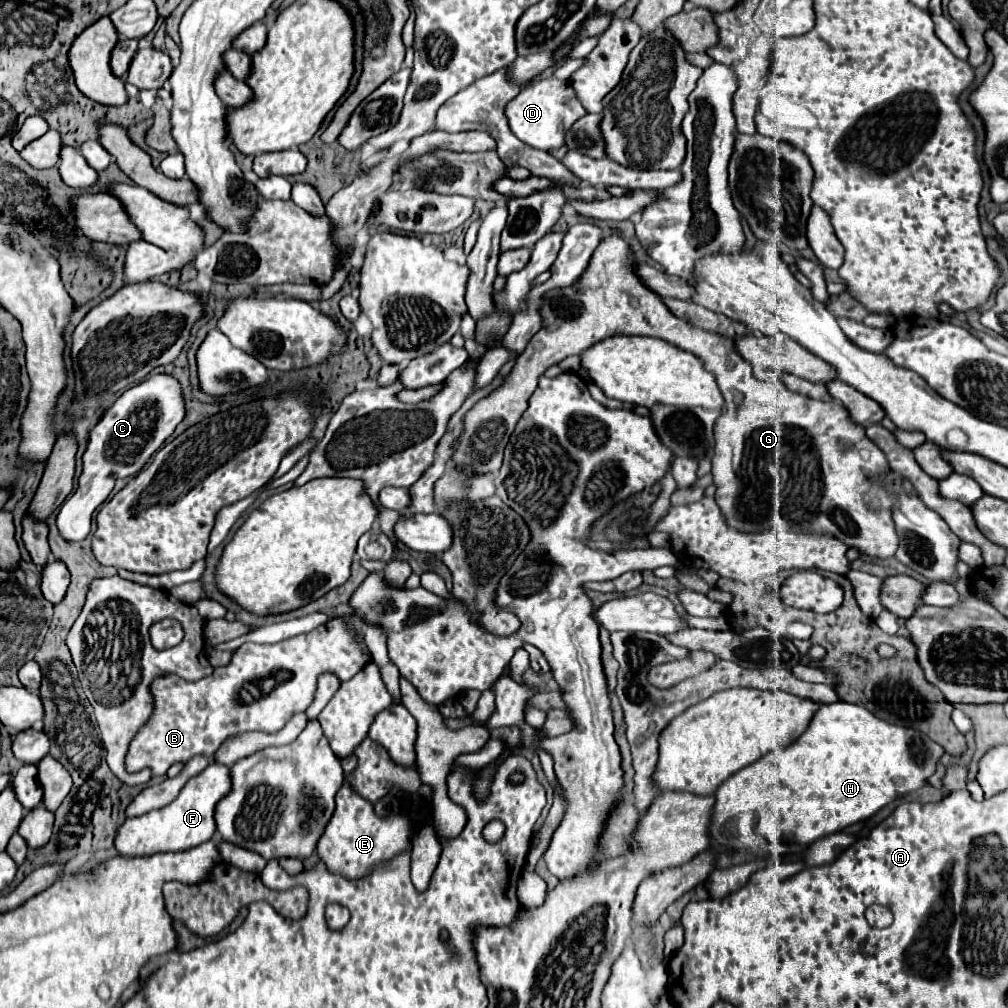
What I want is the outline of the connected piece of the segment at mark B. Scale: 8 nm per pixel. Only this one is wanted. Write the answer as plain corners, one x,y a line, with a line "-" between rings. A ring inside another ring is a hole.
343,614
307,634
275,644
245,642
227,666
215,668
211,676
199,682
187,682
177,676
157,678
151,686
155,712
129,746
127,770
151,768
153,776
161,776
171,764
187,762
197,754
213,758
215,750
231,734
249,730
277,732
295,714
305,712
313,704
321,674
329,672
339,680
351,680
369,662
371,654
365,644
363,620
355,614
-
267,678
271,678
271,692
263,694
259,682

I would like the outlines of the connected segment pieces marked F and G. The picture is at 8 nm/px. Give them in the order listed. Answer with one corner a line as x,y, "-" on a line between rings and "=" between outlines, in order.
209,764
201,774
193,776
179,792
179,796
159,808
151,810
139,818
127,818
119,832
115,834
115,848
123,856
145,856
155,852
179,852
195,848
205,840
211,840
215,834
213,810
215,804
231,790
229,768
221,764
=
613,232
607,240
599,244
595,250
587,270
579,278
579,284
571,288
553,288
551,292
543,294
539,314
543,316
543,328
539,334
531,338
525,352
517,358
513,372
507,376
505,384
491,392
487,398
479,400
465,416
463,426
465,434
459,440
459,448
453,456
453,466
475,470
475,472
497,472
503,458
503,448
515,430
519,416
527,410
527,400
531,398
533,390
537,388
537,378
553,364
559,364
563,358
581,354
589,346
605,340
613,334
639,334
639,336
653,336
675,344
681,350
693,352
705,362
705,368
717,376
719,388
725,396
727,410
715,424
715,456
713,456
713,484
717,488
715,502
719,504
727,526
739,532
749,532
753,528
753,518
759,518
759,498
767,498
775,504
775,510
793,526
797,532
807,534
831,534
843,540
849,548
857,548
861,554
871,558
891,558
897,550
899,538
895,534
895,526
891,520
891,504
893,498
873,482
873,476
885,472
889,468
885,454
865,436
865,428
853,424
845,406
837,400
819,402
809,396
795,394
783,386
783,382
759,382
751,374
751,364
747,364
733,346
731,338
721,334
711,334
707,330
695,328
685,320
675,318
661,298
647,290
641,280
633,272
633,258
629,256
631,250
619,236

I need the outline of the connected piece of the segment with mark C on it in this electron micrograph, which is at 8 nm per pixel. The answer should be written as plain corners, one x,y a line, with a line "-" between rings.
155,374
123,392
91,432
87,452
83,454
83,474
79,476
79,486
63,502
57,514
57,528
61,538
65,538
67,542
85,540
91,530
91,516
97,506
103,504
111,494
111,490
115,488
115,480
135,476
147,464
153,452
157,452
173,434
183,418
183,388
179,380
169,374

